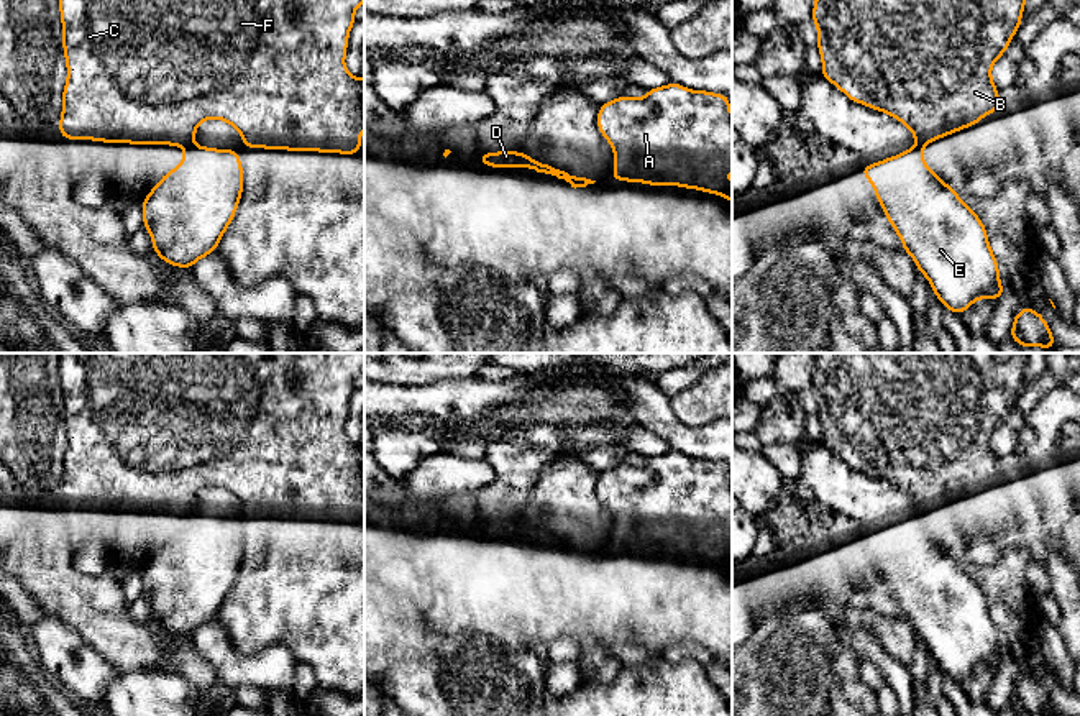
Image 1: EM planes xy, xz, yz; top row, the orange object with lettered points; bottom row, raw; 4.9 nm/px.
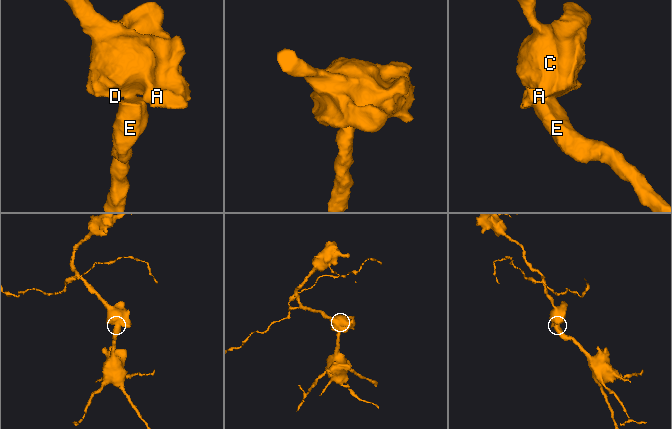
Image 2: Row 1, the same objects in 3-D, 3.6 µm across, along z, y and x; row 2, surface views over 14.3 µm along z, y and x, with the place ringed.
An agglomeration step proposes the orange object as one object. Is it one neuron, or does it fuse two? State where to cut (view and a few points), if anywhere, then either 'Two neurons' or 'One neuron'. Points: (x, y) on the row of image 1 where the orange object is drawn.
Split along yz (916, 143), (923, 145). Two neurons

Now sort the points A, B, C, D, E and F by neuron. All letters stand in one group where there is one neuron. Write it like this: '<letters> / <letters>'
A B C D F / E

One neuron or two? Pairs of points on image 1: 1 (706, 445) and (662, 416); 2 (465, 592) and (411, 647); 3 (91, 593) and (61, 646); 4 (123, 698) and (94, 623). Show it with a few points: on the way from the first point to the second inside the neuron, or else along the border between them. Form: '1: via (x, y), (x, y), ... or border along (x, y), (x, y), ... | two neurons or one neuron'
1: via (695, 442), (685, 439), (673, 427) | one neuron
2: border along (447, 633), (457, 634) | two neurons
3: border along (45, 610), (59, 615), (99, 652) | two neurons
4: border along (156, 667), (117, 669) | two neurons

